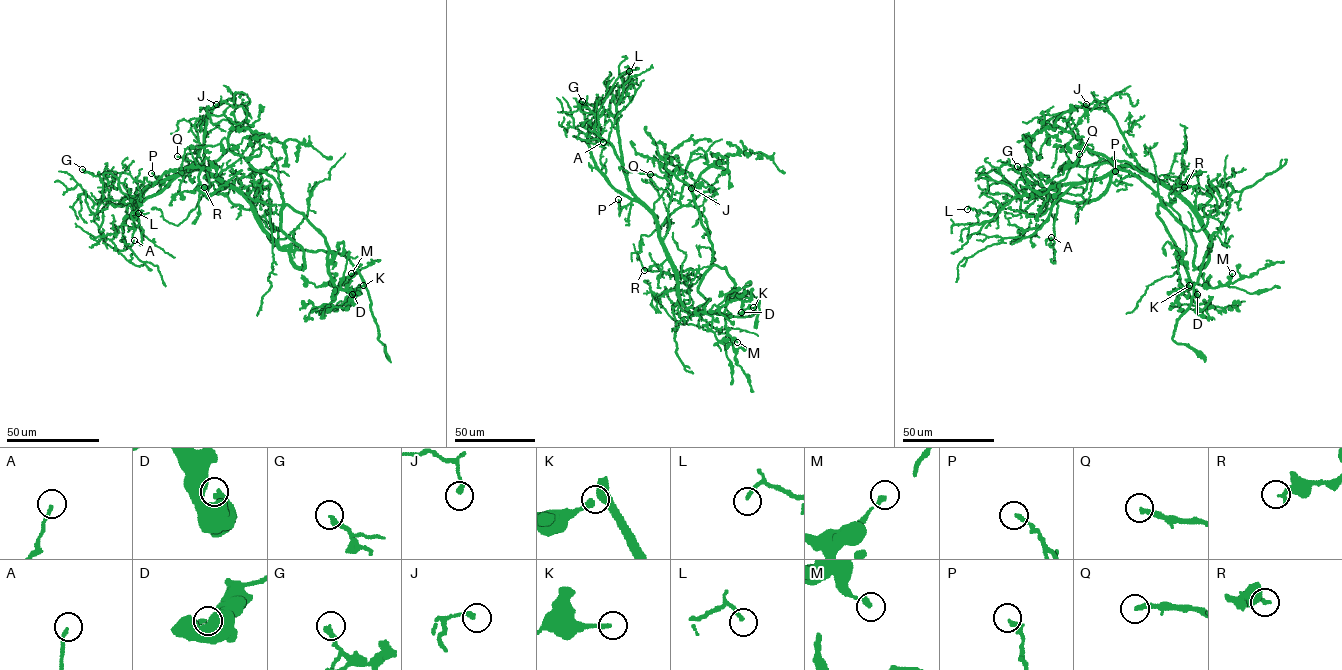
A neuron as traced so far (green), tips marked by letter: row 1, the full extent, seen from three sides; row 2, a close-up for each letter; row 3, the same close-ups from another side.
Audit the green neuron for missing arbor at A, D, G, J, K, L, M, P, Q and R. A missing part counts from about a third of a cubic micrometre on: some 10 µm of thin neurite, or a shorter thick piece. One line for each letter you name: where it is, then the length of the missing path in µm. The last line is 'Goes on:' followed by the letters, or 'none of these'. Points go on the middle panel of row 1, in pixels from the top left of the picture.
K: place (753, 307); missing 9 µm
Q: place (650, 174); missing 25 µm
Goes on: K, Q

